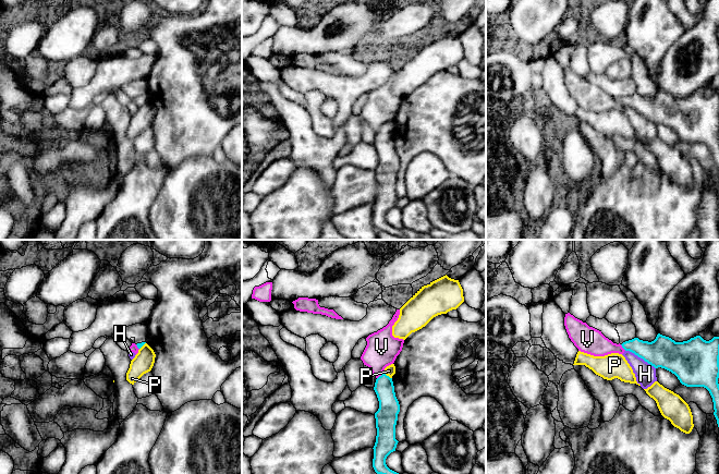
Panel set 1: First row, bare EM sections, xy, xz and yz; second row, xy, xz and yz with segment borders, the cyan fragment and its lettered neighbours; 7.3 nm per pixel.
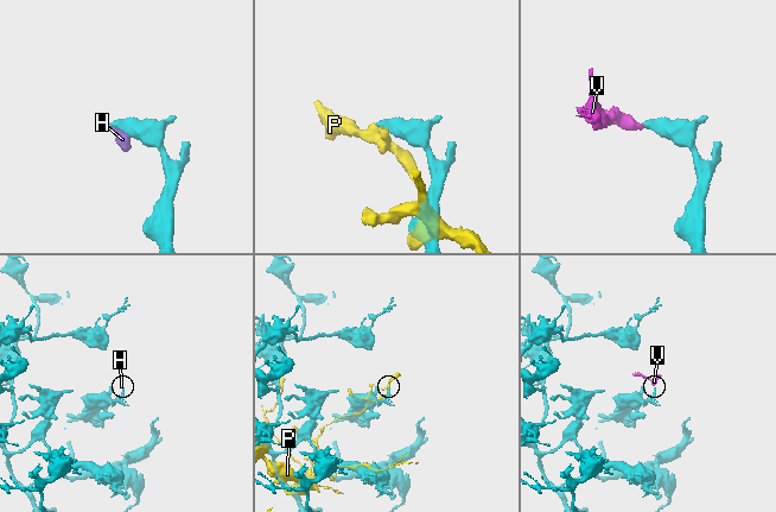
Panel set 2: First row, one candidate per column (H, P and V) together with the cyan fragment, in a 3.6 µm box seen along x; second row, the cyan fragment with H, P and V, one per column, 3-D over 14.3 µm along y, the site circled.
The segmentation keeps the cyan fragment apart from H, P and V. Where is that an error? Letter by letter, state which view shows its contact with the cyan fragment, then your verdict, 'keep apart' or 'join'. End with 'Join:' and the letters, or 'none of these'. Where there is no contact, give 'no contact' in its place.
H: yz | keep apart
P: xz | keep apart
V: xz | keep apart
Join: none of these

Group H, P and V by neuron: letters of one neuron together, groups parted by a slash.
H V / P

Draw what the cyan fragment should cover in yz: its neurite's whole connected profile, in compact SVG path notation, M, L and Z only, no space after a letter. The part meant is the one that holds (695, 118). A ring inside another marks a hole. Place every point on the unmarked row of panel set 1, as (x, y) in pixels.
M658 89L651 98L634 94L621 101L655 124L671 127L682 141L706 144L712 154L714 171L719 183L719 93L706 97L696 92L675 98Z

